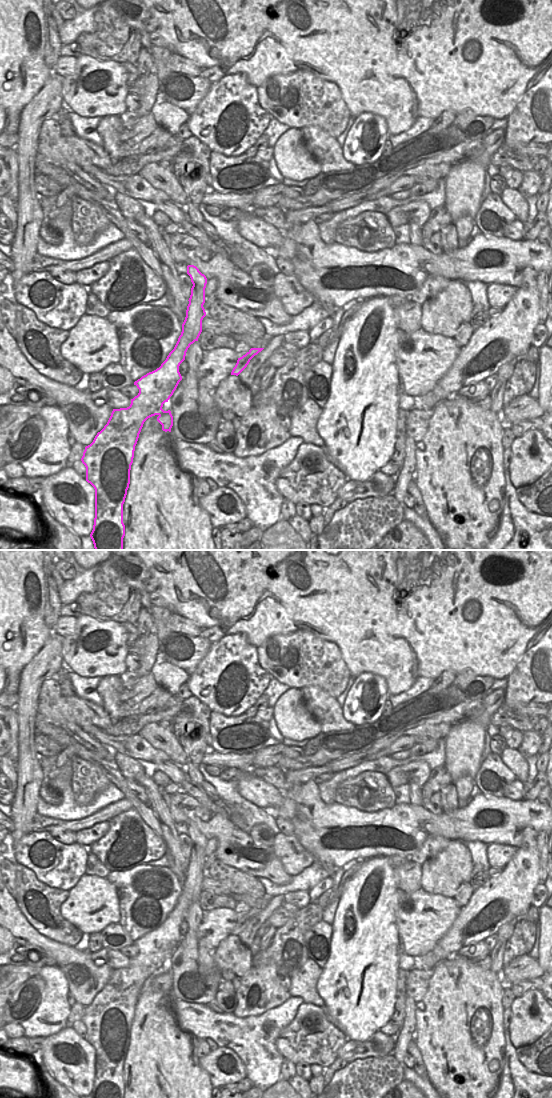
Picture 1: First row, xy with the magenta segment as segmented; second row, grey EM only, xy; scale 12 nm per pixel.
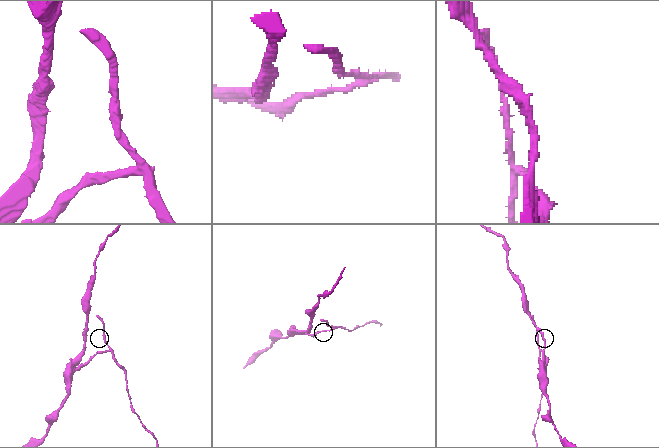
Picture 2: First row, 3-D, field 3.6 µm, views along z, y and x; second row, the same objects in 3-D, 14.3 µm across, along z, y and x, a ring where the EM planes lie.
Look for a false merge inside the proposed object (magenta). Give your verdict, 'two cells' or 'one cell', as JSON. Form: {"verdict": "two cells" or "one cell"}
{"verdict": "two cells"}

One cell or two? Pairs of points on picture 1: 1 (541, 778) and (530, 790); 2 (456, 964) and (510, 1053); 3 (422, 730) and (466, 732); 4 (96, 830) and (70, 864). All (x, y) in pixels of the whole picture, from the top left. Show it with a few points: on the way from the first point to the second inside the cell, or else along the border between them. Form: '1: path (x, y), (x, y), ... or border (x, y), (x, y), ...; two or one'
1: path (539, 781), (533, 787); one
2: border (504, 1032), (504, 1064), (502, 1067); two
3: border (450, 729), (443, 738); two
4: border (76, 842), (86, 847); two

